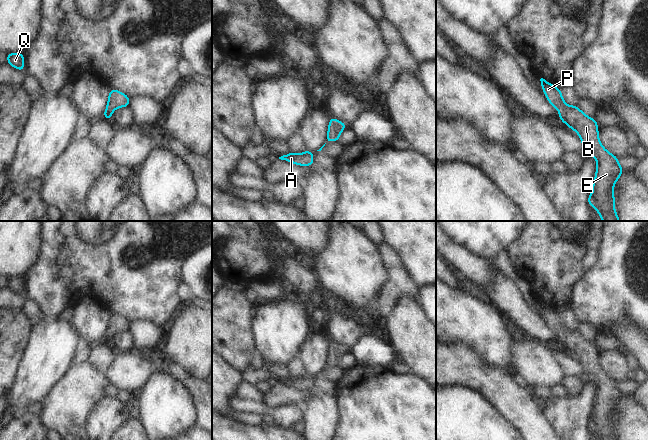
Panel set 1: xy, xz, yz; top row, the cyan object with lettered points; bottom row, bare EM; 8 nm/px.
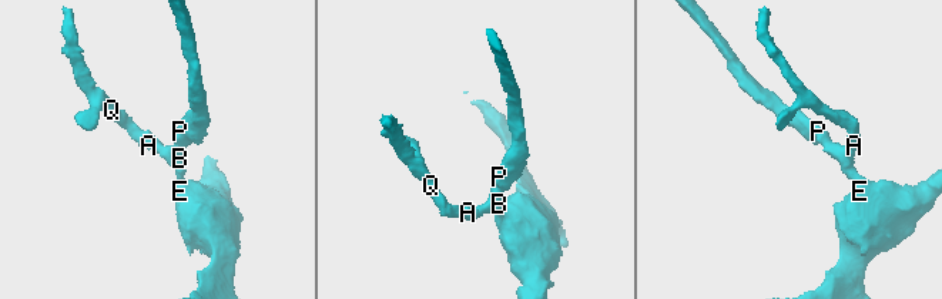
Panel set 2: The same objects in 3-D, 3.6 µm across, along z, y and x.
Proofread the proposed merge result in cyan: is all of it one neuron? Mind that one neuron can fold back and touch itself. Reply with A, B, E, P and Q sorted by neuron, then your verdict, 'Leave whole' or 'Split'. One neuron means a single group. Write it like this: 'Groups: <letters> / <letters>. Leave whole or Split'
Groups: A B E P Q. Leave whole.

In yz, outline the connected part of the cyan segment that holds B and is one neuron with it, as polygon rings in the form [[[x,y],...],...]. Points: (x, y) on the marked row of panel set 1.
[[[543,78],[540,81],[543,93],[549,103],[558,110],[560,120],[579,135],[583,149],[588,150],[596,159],[593,193],[589,193],[588,206],[593,206],[603,221],[620,221],[615,212],[613,194],[613,188],[624,171],[618,157],[607,151],[600,142],[595,118],[588,117],[577,105],[567,105],[558,87]]]

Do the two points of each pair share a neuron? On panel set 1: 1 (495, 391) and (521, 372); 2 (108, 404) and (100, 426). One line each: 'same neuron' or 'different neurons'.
1: different neurons
2: same neuron

